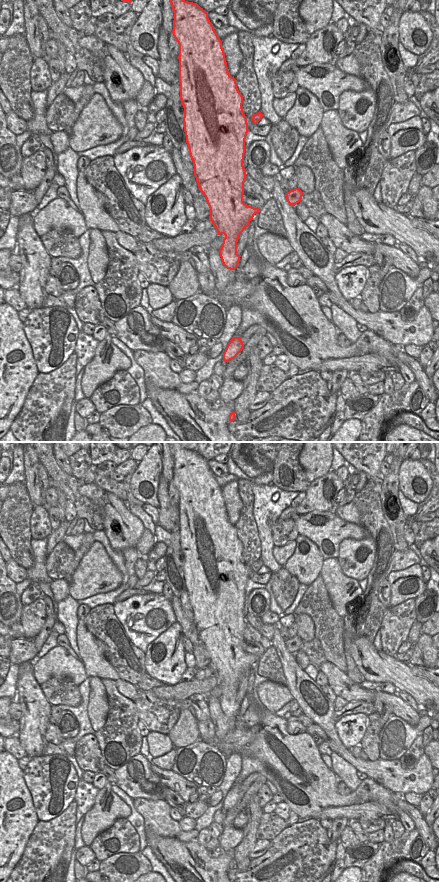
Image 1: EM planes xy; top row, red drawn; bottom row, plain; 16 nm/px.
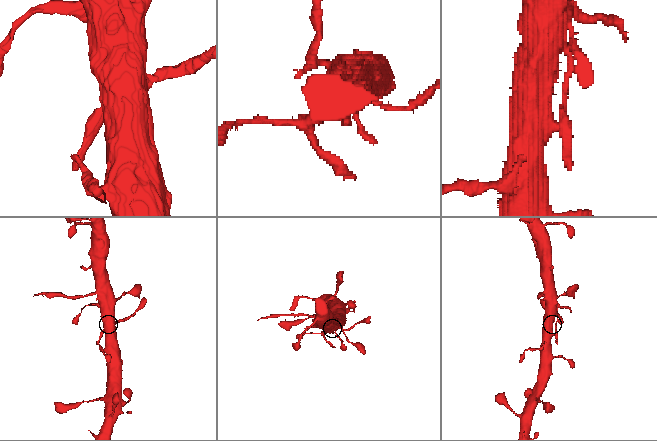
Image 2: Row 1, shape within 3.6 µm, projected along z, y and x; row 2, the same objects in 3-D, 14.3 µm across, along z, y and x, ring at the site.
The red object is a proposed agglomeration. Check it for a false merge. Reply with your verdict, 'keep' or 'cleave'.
keep

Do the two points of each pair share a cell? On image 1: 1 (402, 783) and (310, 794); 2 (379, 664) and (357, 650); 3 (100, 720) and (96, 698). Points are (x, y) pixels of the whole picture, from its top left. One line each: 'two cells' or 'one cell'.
1: two cells
2: one cell
3: one cell

